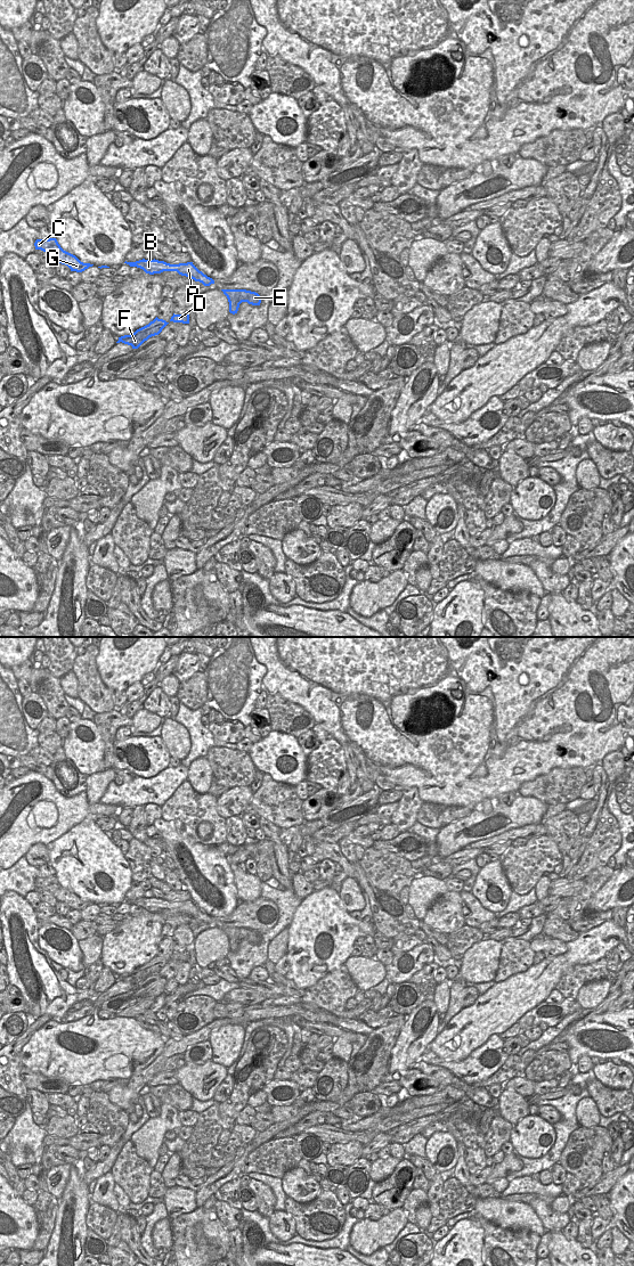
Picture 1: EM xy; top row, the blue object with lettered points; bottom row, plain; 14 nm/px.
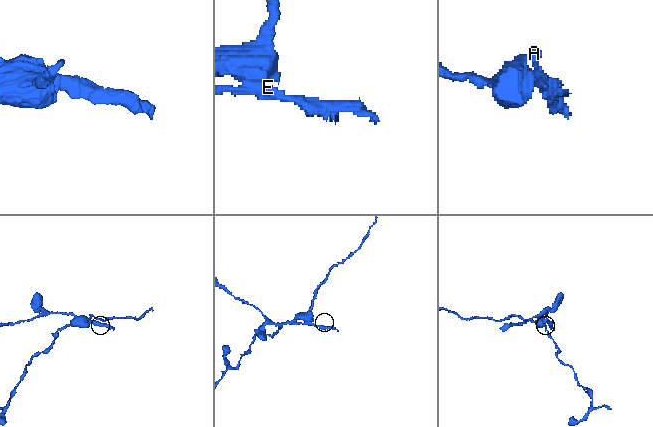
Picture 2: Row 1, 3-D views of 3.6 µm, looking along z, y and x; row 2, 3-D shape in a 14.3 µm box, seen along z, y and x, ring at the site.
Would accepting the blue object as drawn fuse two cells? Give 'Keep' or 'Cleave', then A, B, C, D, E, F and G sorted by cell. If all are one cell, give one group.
Cleave. Groups: A B C E G / D F.

